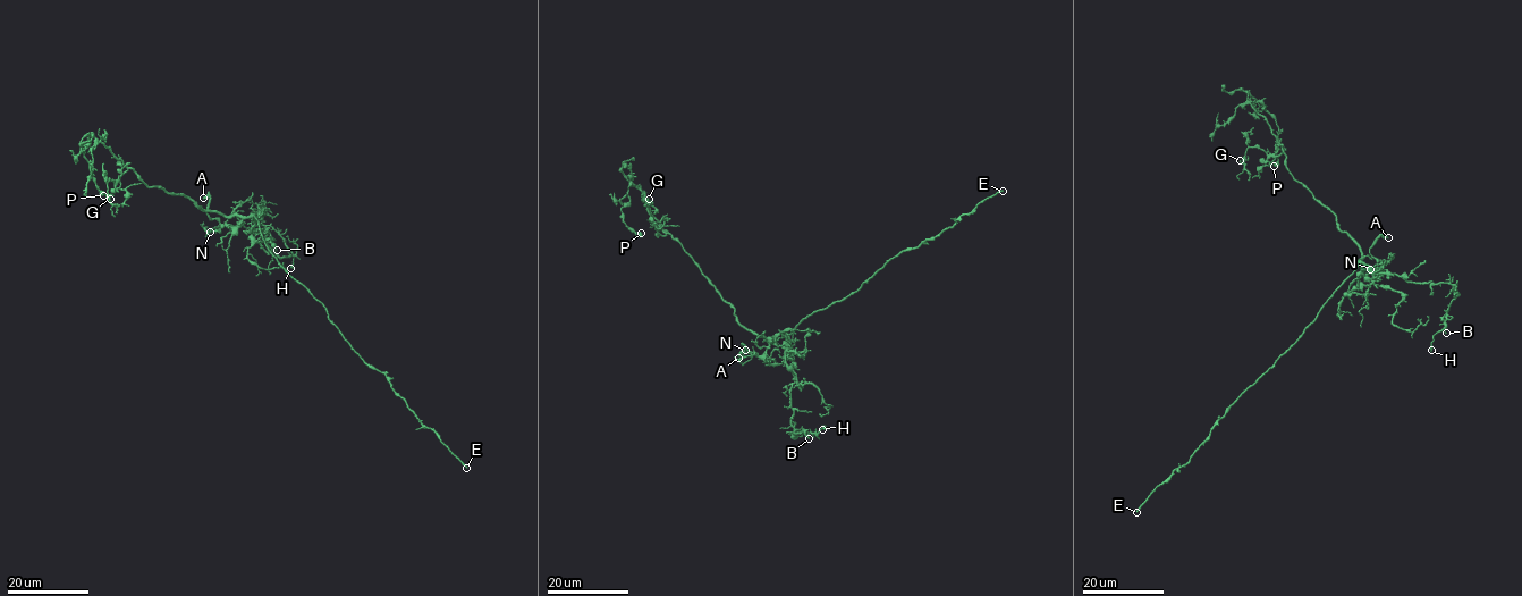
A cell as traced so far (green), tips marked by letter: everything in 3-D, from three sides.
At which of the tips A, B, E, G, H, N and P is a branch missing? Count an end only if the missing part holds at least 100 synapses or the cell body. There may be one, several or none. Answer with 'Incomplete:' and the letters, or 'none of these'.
Incomplete: E

